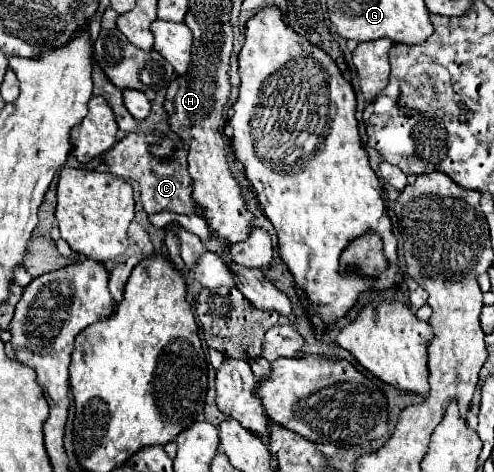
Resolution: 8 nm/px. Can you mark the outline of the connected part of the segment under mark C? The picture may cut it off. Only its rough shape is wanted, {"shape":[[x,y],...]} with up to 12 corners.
{"shape":[[121,136],[103,156],[109,172],[139,184],[147,214],[195,214],[187,146],[153,162],[145,138]]}

